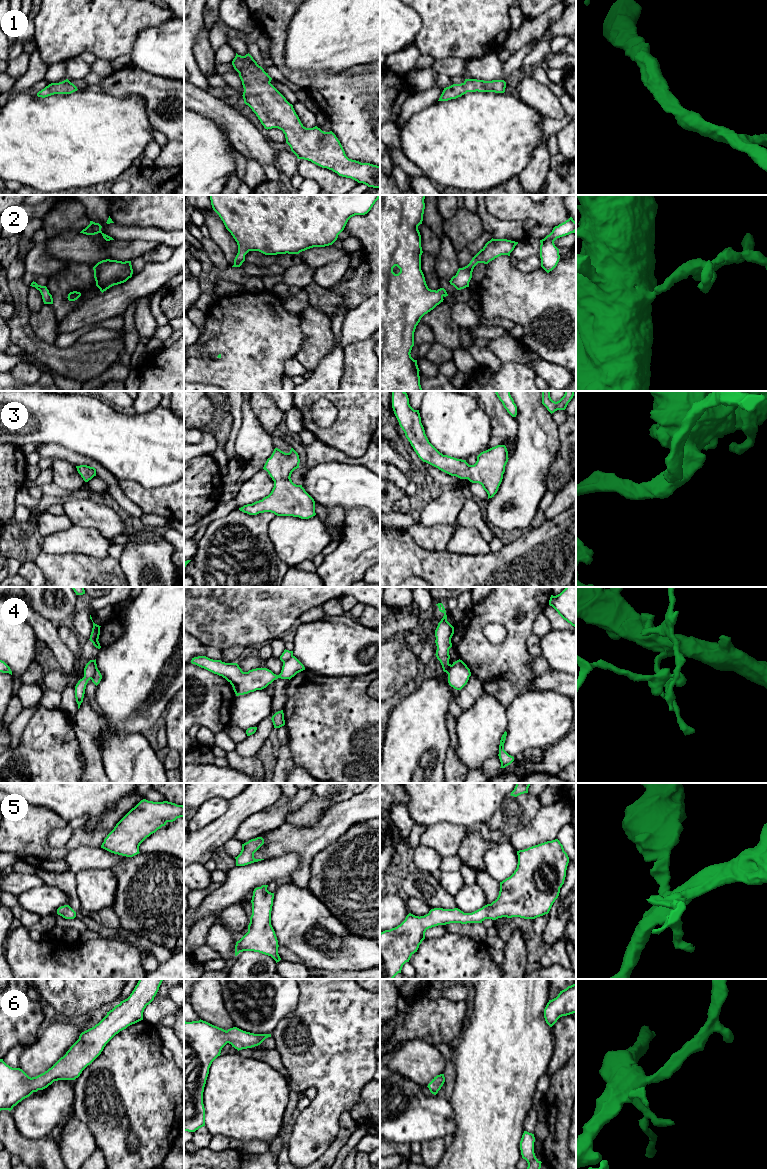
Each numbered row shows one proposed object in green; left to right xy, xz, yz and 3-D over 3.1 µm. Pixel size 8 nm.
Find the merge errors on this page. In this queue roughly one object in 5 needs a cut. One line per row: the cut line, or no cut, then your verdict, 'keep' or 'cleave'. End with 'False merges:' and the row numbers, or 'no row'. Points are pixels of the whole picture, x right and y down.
1: cut none; keep
2: cut none; keep
3: cut none; keep
4: cut none; keep
5: cut none; keep
6: cut none; keep
False merges: no row

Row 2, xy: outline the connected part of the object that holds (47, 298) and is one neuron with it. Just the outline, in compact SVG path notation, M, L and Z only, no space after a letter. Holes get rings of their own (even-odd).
M34 281L31 283L30 286L35 287L37 290L40 291L44 304L53 304L52 295L49 293L49 290L47 289L46 286L38 285Z

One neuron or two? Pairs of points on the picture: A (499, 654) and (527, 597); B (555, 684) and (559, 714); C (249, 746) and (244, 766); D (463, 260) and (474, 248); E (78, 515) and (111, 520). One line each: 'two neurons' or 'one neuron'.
A: one neuron
B: two neurons
C: two neurons
D: one neuron
E: one neuron

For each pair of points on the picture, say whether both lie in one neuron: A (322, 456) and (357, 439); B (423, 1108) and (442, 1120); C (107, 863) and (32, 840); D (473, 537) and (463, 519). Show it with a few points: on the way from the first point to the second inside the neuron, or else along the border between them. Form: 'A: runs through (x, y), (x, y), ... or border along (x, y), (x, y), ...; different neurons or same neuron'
A: border along (317, 439), (348, 456), (359, 457); different neurons
B: runs through (428, 1113), (437, 1120); same neuron
C: border along (93, 846), (72, 849), (65, 858), (67, 870); different neurons
D: border along (458, 525), (475, 528), (486, 540); different neurons

